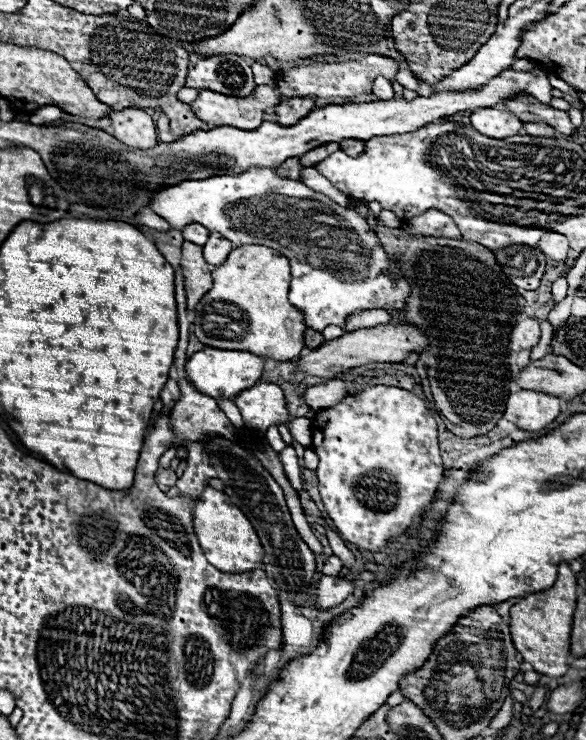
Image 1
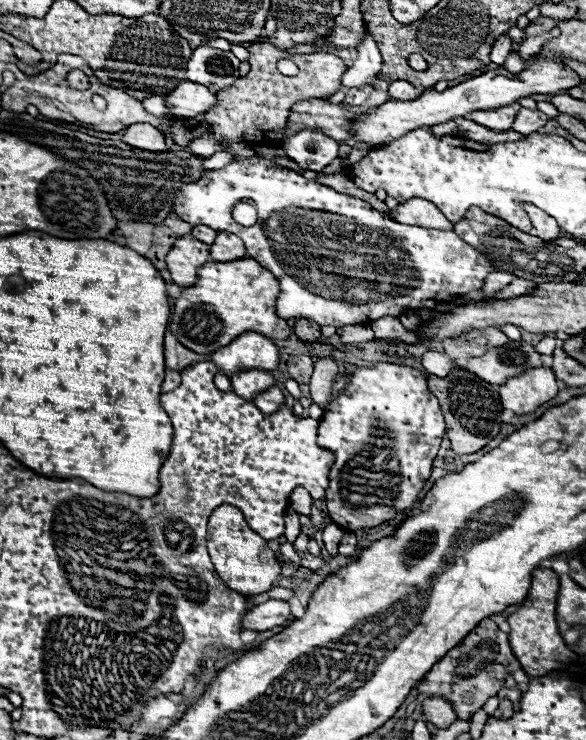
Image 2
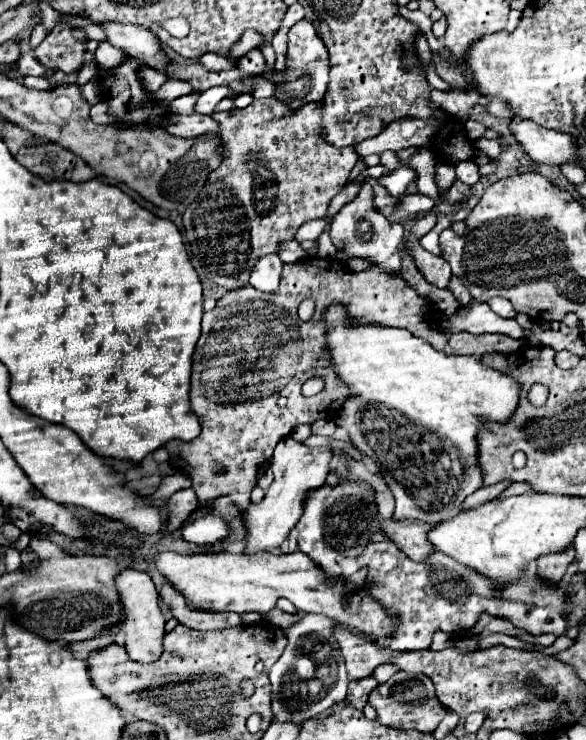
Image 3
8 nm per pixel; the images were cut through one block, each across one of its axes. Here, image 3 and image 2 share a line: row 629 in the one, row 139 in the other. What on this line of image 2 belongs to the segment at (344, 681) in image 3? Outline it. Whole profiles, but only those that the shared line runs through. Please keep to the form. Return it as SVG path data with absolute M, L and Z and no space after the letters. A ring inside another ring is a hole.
M302 130L282 144L286 156L298 162L300 168L314 172L322 172L338 156L338 146L340 142L316 130Z

